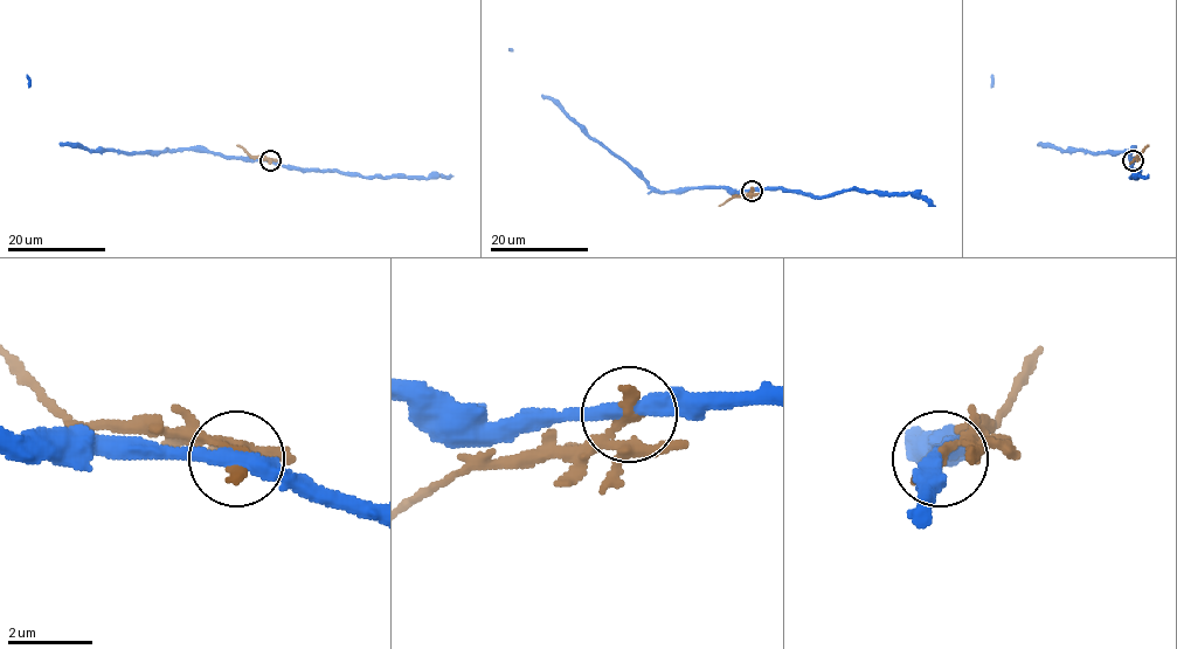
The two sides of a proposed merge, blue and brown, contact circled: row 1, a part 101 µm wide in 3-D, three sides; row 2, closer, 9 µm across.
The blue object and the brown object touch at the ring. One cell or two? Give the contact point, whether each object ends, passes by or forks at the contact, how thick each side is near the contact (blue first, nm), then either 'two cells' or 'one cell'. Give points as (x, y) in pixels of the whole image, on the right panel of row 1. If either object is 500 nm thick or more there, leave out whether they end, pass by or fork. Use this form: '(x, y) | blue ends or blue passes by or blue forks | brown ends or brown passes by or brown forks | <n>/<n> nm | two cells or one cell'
(1133, 160) | blue passes by | brown passes by | 380/220 nm | two cells

